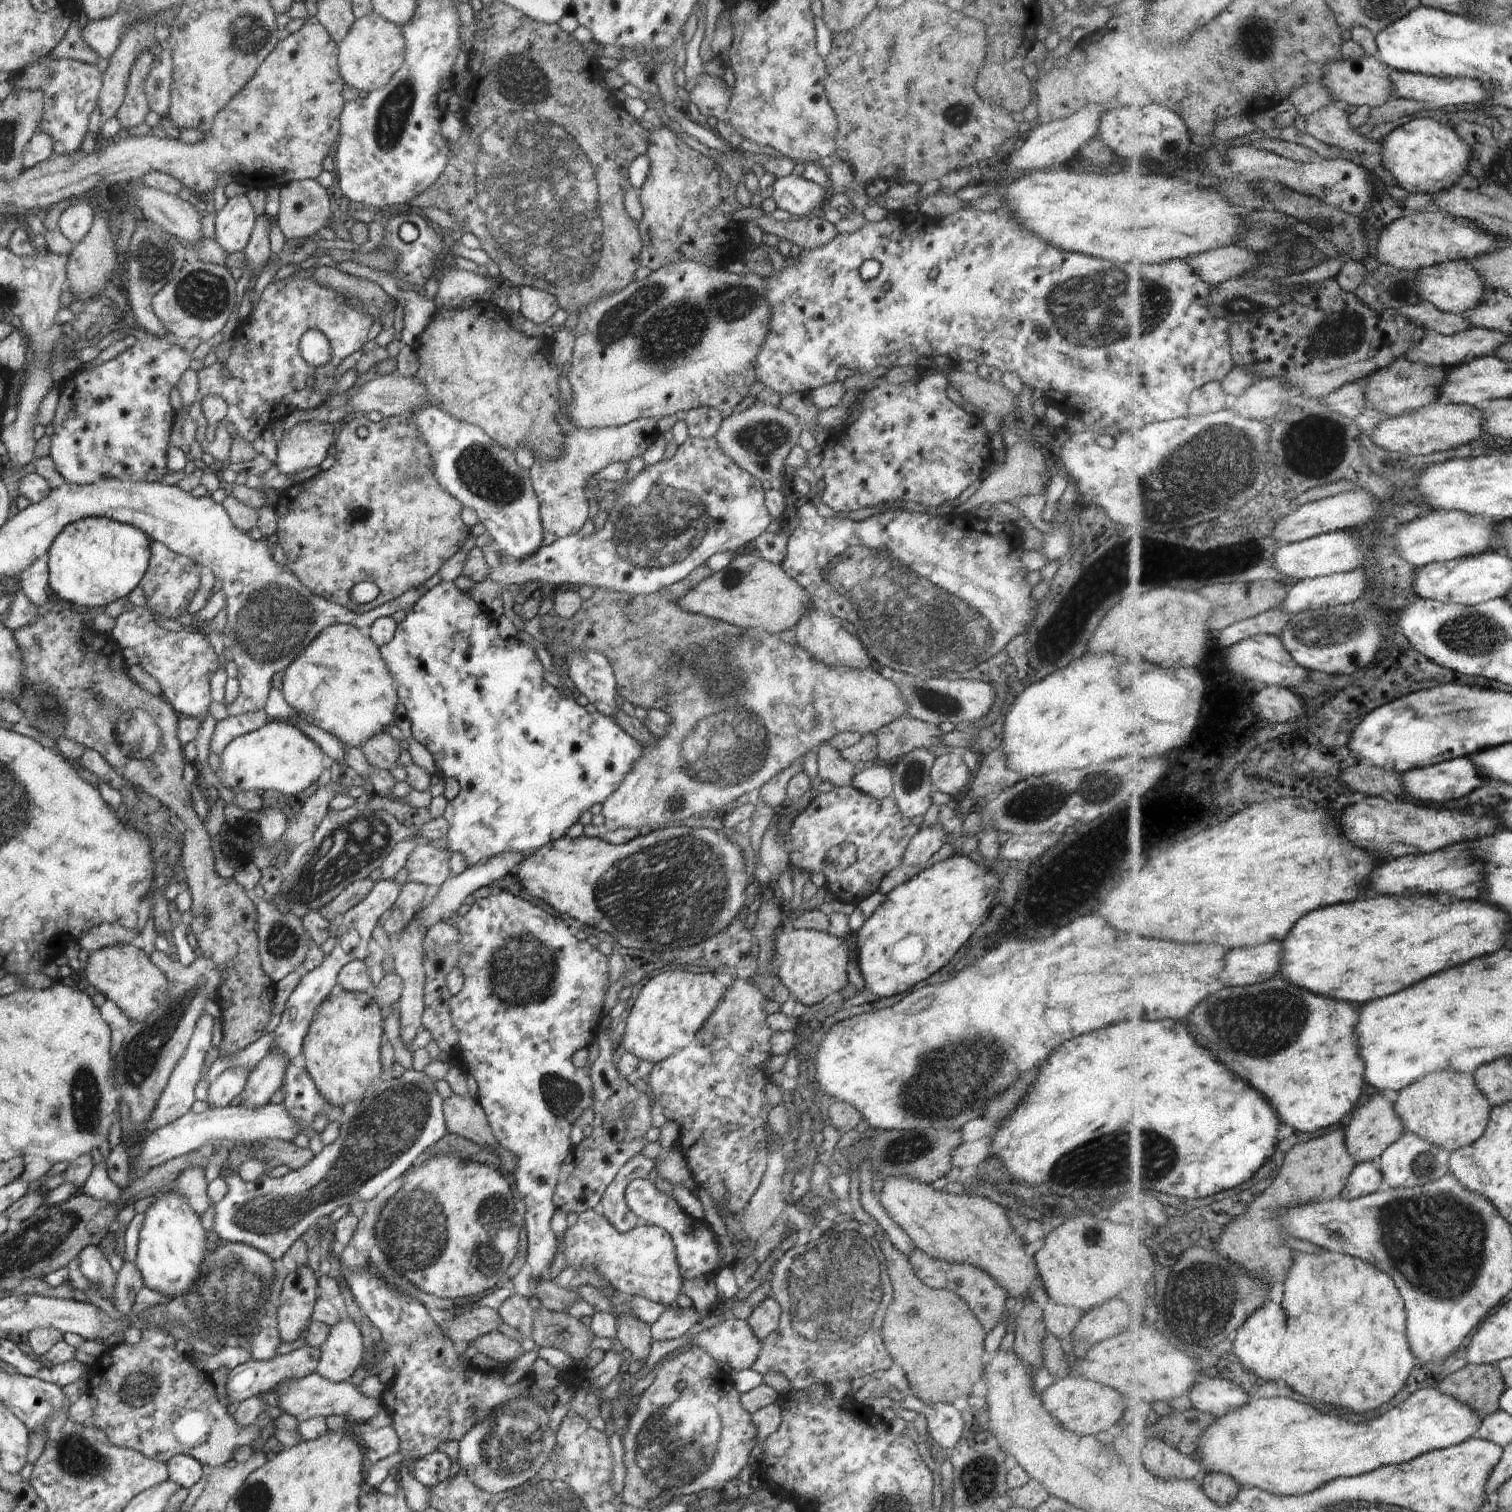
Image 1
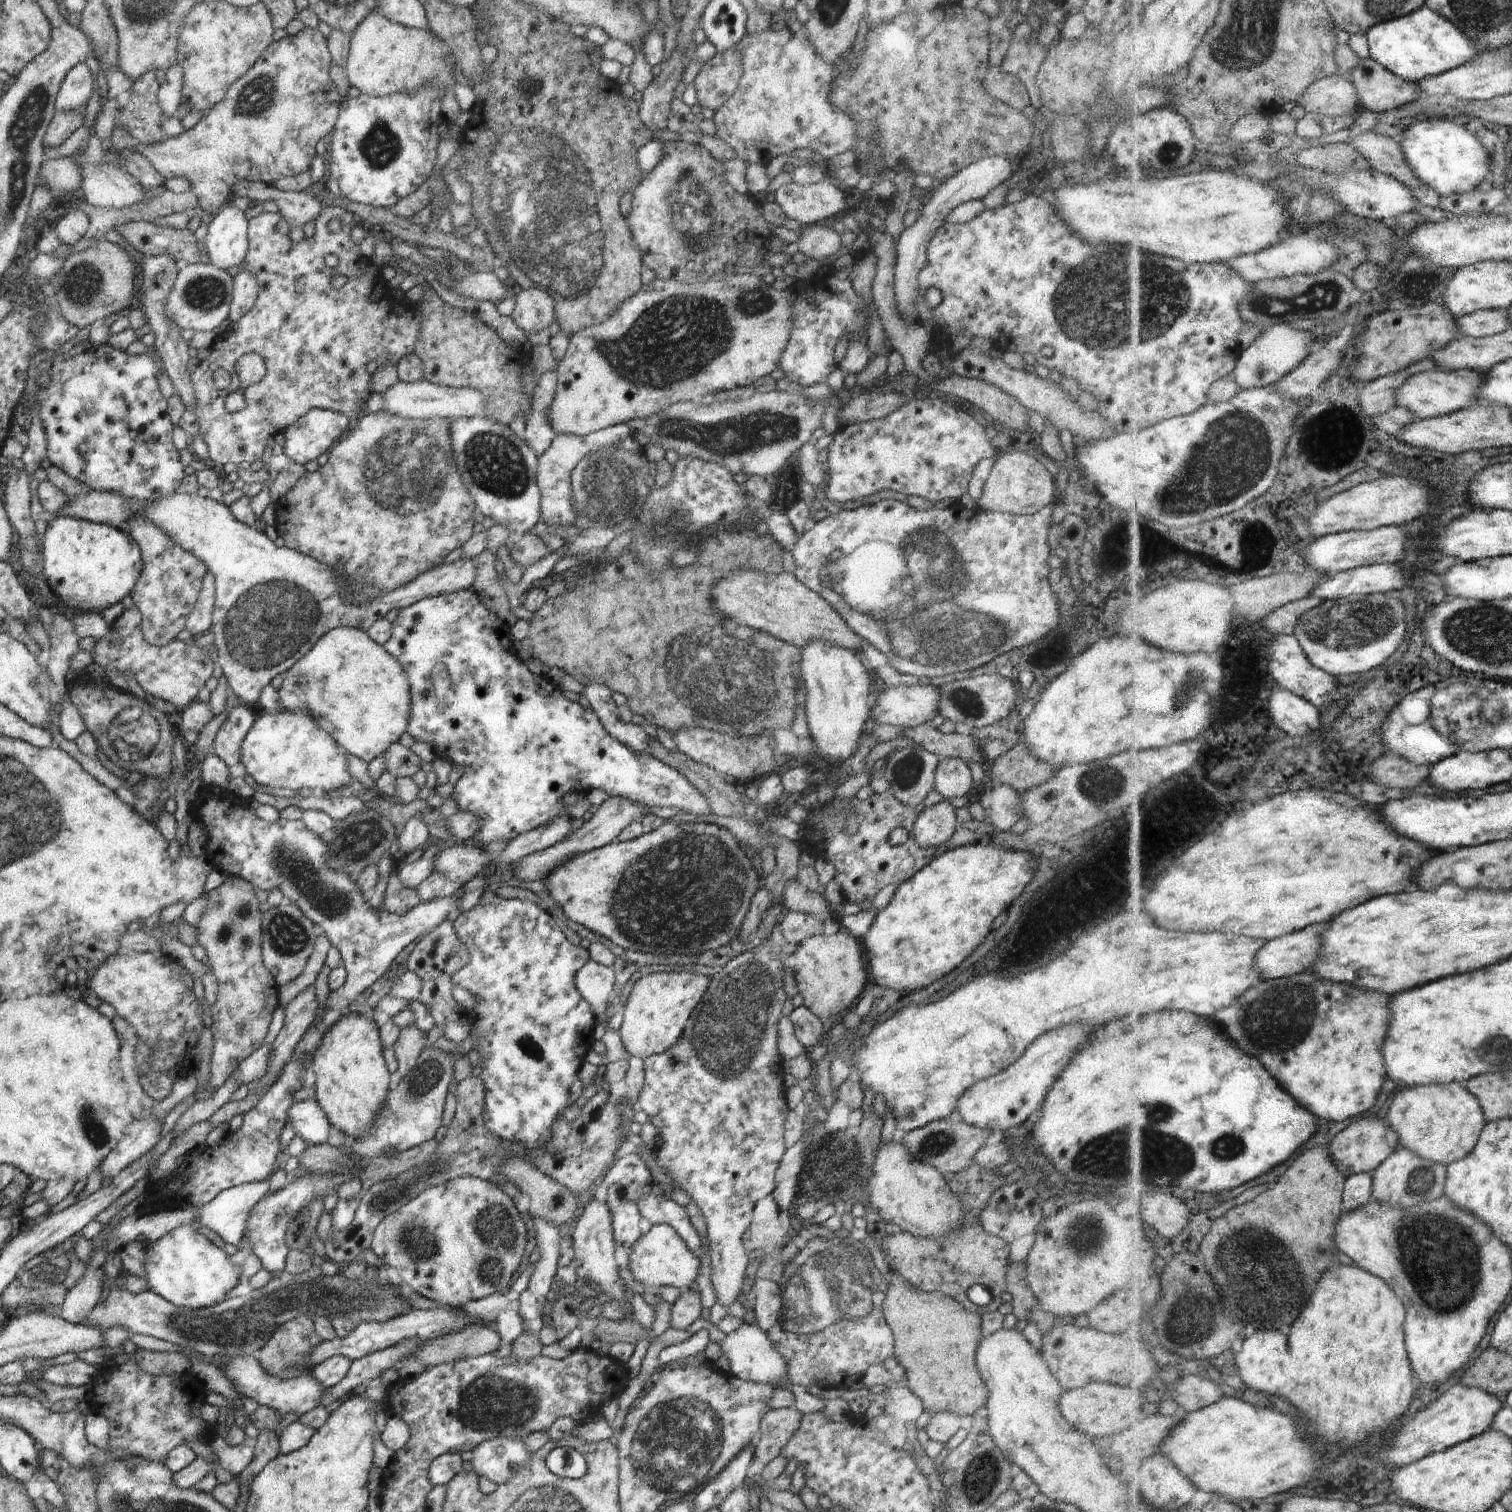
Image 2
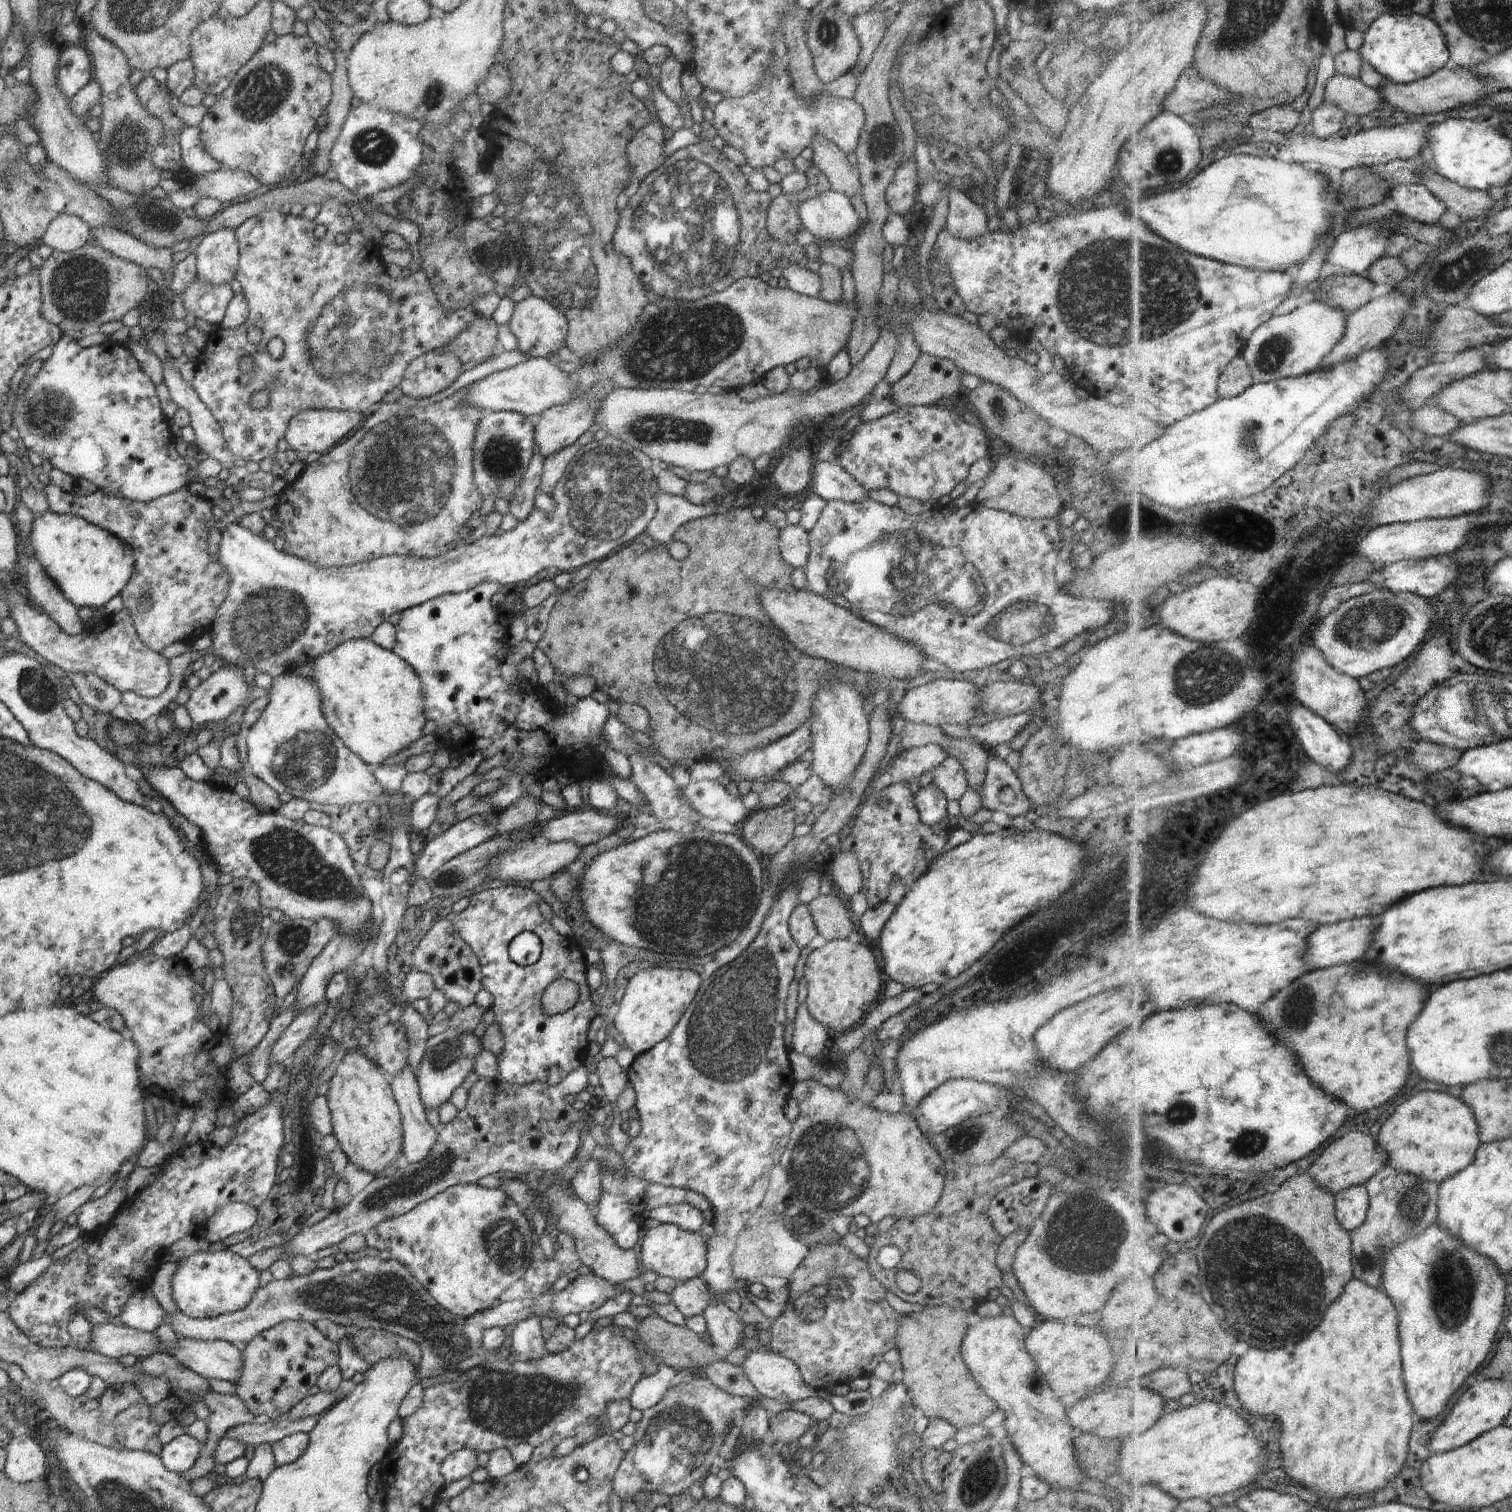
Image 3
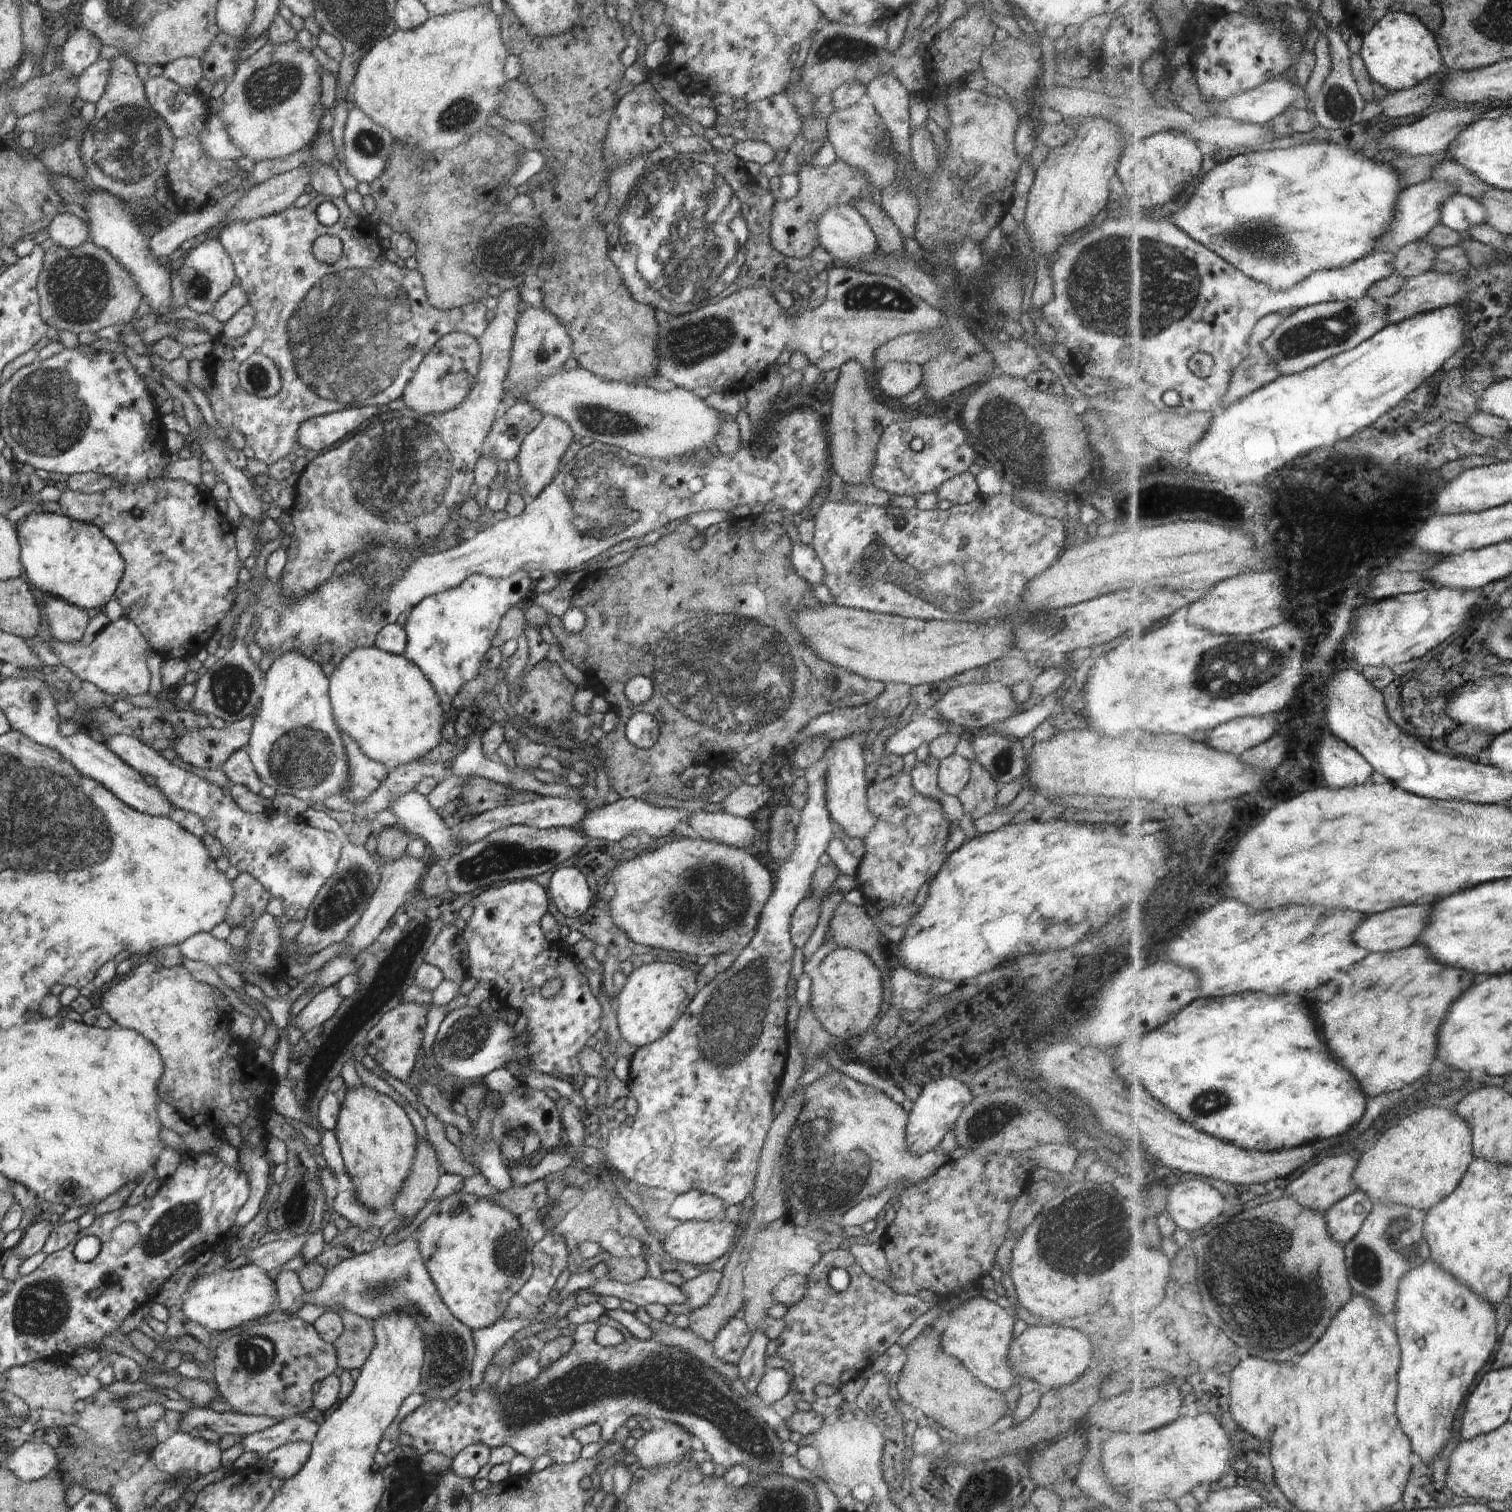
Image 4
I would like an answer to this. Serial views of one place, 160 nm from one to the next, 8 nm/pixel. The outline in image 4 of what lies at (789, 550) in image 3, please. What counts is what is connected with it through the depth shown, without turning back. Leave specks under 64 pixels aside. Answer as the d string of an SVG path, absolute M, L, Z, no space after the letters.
M802 542L792 544L790 560L798 576L805 582L809 582L811 586L823 584L825 570L811 545L805 545Z

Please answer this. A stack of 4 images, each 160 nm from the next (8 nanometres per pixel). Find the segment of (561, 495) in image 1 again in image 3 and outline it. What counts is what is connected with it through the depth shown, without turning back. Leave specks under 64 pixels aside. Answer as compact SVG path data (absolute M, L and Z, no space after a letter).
M586 431L580 438L577 438L570 446L549 456L543 462L543 469L540 475L539 487L540 492L550 494L554 487L558 484L560 478L567 470L567 466L572 462L576 453L584 446L593 440L593 434Z

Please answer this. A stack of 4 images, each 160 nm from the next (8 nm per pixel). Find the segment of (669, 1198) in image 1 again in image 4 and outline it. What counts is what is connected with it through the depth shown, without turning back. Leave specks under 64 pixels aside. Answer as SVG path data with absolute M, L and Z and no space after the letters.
M692 1189L678 1195L669 1208L669 1215L683 1221L709 1221L723 1216L726 1206L719 1196Z

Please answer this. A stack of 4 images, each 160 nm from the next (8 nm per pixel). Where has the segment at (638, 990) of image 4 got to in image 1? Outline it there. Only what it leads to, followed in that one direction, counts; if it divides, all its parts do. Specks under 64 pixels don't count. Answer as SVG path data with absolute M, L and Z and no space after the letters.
M666 970L650 978L638 991L620 1042L626 1052L636 1055L641 1061L657 1063L679 1053L714 1012L724 991L725 985L712 973Z

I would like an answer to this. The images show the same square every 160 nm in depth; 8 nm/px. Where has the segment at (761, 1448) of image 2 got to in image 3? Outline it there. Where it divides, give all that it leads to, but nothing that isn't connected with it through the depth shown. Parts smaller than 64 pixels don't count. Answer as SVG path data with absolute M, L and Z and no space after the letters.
M796 1409L783 1410L771 1417L770 1430L774 1442L790 1444L804 1436L808 1430L813 1431L817 1422Z

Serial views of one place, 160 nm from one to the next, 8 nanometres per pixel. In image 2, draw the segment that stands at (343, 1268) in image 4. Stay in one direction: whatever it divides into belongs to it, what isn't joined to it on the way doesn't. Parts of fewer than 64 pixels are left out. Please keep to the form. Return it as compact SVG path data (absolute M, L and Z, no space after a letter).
M312 1266L308 1272L299 1275L286 1270L271 1274L272 1279L259 1289L252 1289L248 1278L242 1275L238 1286L226 1294L224 1301L196 1310L180 1308L150 1290L133 1295L129 1290L112 1288L106 1301L92 1309L84 1325L96 1325L103 1332L111 1326L123 1326L132 1336L154 1336L207 1357L215 1354L229 1357L254 1354L267 1343L276 1328L300 1315L349 1318L348 1314L353 1312L364 1323L370 1323L406 1315L414 1309L397 1293L396 1285L389 1282L381 1286L377 1283L378 1278L347 1279L342 1271L329 1277L320 1272L319 1266Z

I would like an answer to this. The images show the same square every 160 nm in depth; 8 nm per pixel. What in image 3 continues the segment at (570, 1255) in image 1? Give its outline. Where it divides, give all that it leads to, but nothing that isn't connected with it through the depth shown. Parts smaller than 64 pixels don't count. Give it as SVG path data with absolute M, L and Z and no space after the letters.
M660 1224L650 1230L644 1230L639 1261L644 1269L654 1271L660 1277L670 1277L677 1283L683 1283L694 1277L700 1277L707 1267L707 1238L700 1231L688 1232L675 1224Z

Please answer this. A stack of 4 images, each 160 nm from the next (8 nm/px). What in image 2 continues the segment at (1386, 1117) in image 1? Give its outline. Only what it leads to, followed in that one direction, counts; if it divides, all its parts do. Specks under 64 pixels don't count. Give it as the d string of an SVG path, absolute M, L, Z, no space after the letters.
M1381 1114L1378 1118L1362 1117L1348 1126L1335 1137L1329 1150L1338 1168L1350 1178L1362 1173L1374 1174L1396 1152L1400 1144L1399 1132L1396 1132L1386 1121L1384 1114Z

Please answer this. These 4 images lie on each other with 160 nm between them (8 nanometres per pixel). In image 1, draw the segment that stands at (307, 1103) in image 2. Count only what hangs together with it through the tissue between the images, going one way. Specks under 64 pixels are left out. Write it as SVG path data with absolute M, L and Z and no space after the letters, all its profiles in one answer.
M268 1103L255 1109L249 1109L240 1105L237 1107L227 1106L207 1110L200 1114L189 1111L178 1120L151 1132L141 1142L137 1155L129 1168L129 1184L145 1176L154 1167L160 1167L161 1164L176 1157L188 1155L206 1143L214 1145L217 1140L228 1140L228 1144L231 1146L238 1141L259 1142L264 1139L292 1141L298 1134L306 1134L309 1138L309 1149L317 1155L324 1148L322 1133L314 1130L313 1125L302 1128L302 1125L295 1123L288 1109L282 1103Z

